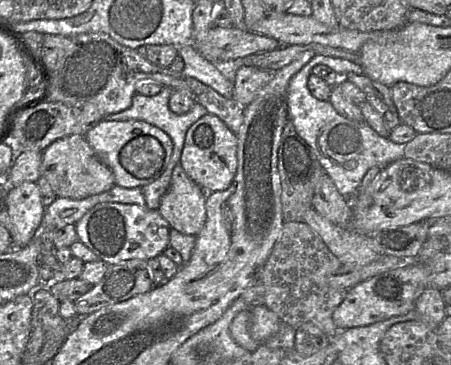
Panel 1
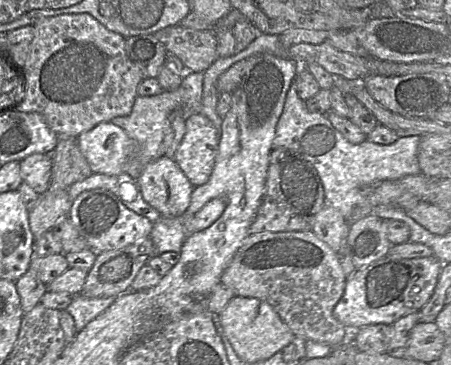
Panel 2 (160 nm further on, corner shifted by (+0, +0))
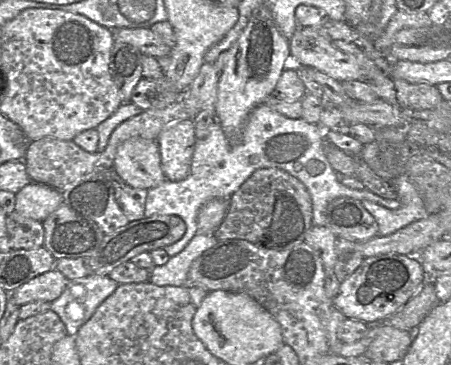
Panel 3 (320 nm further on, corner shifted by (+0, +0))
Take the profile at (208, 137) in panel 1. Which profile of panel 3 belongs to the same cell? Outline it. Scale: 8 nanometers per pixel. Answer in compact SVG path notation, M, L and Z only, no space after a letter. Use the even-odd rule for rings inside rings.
M193 119L167 125L156 139L159 145L161 167L167 179L184 180L190 174L196 142Z

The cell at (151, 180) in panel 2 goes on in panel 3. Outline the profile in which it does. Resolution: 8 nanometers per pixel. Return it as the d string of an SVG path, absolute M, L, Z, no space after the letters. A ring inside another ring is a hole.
M131 138L122 142L117 148L113 169L133 188L149 190L167 179L161 167L157 140Z

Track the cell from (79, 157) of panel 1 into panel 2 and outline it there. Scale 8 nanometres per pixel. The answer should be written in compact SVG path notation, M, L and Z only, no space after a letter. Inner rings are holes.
M31 154L20 163L20 175L24 183L36 193L45 193L51 181L52 162L47 154Z

